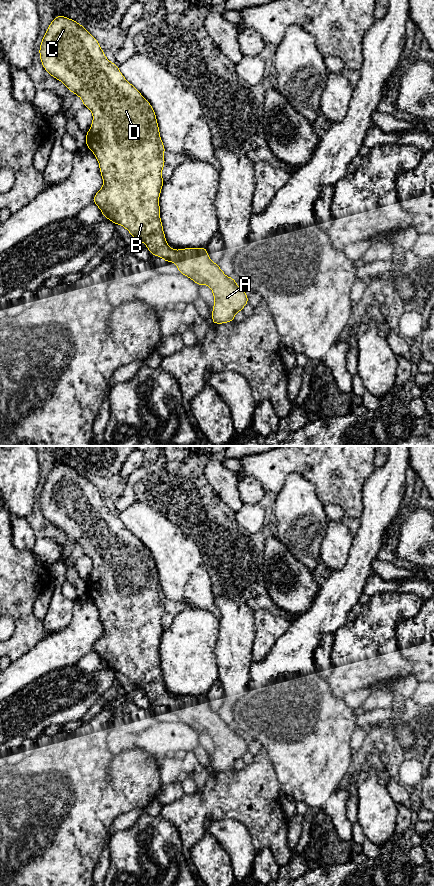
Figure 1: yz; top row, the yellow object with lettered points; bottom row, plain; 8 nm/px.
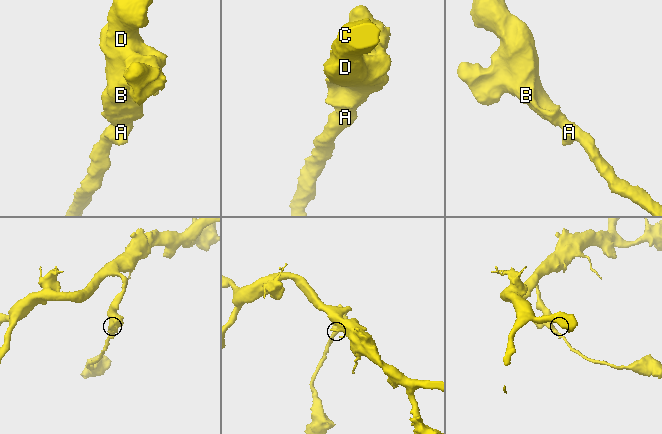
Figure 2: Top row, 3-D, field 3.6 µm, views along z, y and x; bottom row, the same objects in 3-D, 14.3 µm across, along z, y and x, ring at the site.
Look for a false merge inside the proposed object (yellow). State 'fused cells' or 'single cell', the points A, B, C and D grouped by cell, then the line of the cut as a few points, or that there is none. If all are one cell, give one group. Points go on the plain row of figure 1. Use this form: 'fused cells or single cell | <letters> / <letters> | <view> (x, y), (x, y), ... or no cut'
single cell | A B C D | no cut

